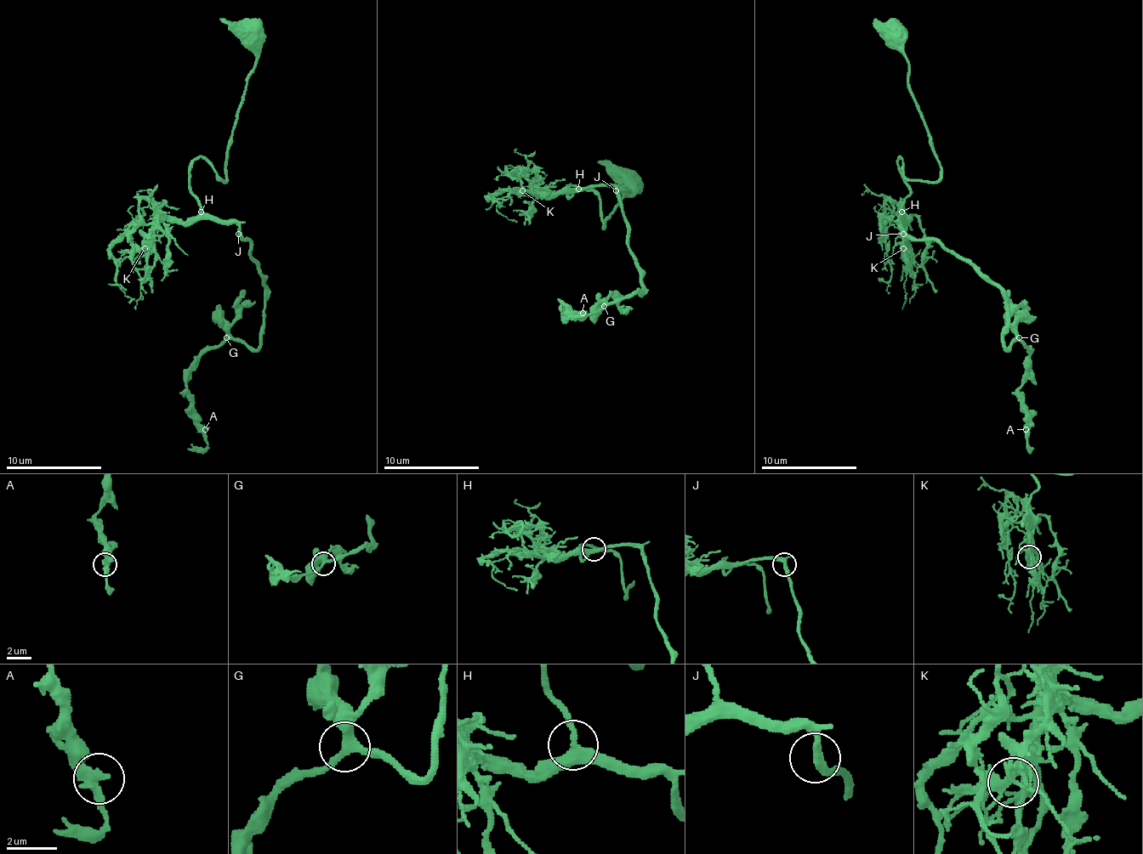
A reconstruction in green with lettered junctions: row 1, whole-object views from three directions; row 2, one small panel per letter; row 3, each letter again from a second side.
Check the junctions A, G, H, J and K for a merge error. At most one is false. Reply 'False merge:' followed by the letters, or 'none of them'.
False merge: none of them

